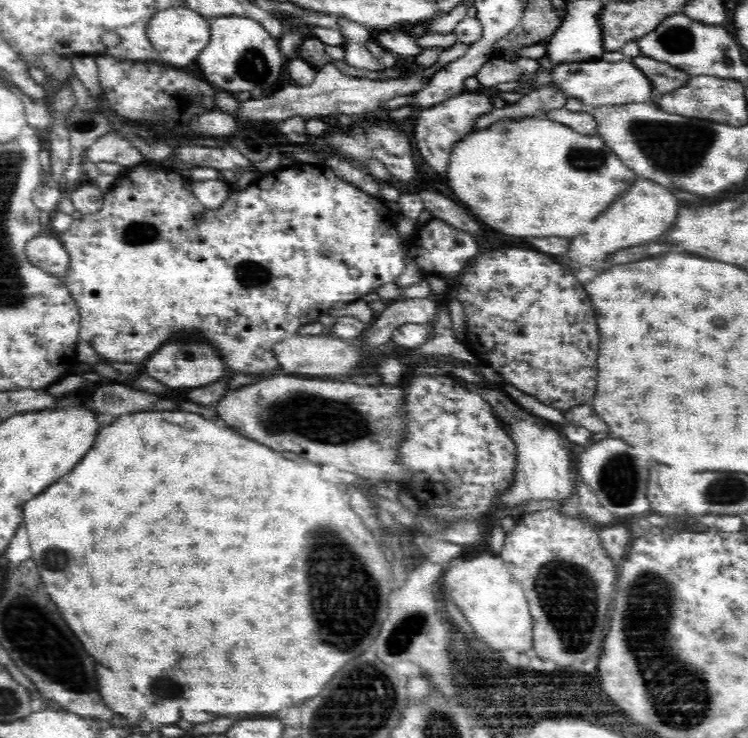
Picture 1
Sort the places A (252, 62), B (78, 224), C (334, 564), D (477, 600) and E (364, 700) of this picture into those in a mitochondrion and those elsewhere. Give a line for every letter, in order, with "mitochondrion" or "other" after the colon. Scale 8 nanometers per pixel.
A: mitochondrion
B: other
C: mitochondrion
D: other
E: mitochondrion

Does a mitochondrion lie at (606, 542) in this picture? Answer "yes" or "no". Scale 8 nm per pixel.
no

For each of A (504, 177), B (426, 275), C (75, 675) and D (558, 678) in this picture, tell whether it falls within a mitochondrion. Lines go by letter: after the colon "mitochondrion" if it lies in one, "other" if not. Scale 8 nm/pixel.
A: other
B: other
C: mitochondrion
D: mitochondrion

